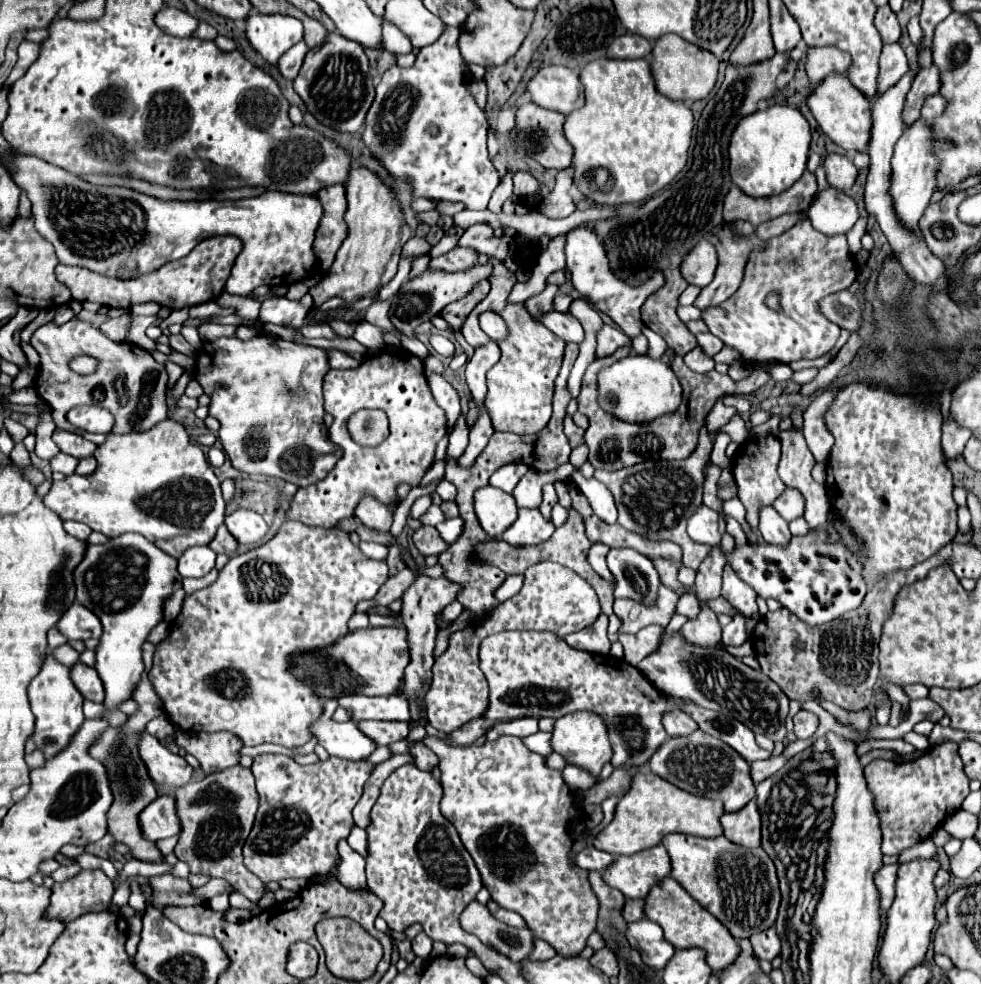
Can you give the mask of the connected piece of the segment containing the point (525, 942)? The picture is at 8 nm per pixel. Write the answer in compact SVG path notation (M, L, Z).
M472 901L460 913L460 925L464 931L476 935L484 945L500 951L512 961L524 961L534 949L534 935L528 927L508 927L502 921L494 919L486 905Z

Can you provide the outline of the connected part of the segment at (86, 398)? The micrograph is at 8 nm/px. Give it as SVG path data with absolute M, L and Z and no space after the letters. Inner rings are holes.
M70 319L68 323L56 327L54 323L48 323L40 329L34 331L30 343L38 349L40 353L40 373L38 373L38 379L36 379L36 389L38 395L42 397L50 407L52 407L52 419L56 423L58 429L64 429L64 431L70 431L72 425L66 421L66 413L76 407L76 405L100 405L100 407L106 407L112 415L114 415L114 427L112 431L114 433L128 433L128 431L146 431L150 427L154 427L156 423L164 421L168 415L166 415L166 383L168 383L168 375L166 375L166 369L162 363L158 363L148 351L140 349L136 345L132 345L127 342L115 342L99 332L96 328L92 327L92 323L88 321L80 321L80 319ZM66 327L72 327L70 331L70 341L68 341L68 335L66 335ZM76 355L88 355L95 359L98 359L98 369L94 372L94 375L76 375L74 371L68 369L68 361Z

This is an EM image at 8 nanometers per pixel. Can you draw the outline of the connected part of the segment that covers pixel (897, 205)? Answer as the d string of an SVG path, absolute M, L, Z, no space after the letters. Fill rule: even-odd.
M916 121L912 127L908 127L904 131L904 135L898 139L898 143L894 147L892 175L890 175L890 189L888 189L888 195L892 195L892 207L898 213L896 217L900 219L900 223L904 223L904 227L908 227L908 231L916 231L916 235L920 235L918 221L920 221L920 217L922 217L924 209L928 207L930 197L934 193L936 163L938 161L932 155L932 141L930 141L928 123Z

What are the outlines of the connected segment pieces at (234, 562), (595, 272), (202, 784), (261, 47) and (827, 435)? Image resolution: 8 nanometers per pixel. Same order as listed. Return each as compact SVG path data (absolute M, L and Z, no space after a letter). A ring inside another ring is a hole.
M298 521L282 523L278 533L270 541L262 543L256 549L250 549L248 553L230 557L228 563L224 565L224 569L220 571L218 579L212 585L208 585L208 587L204 587L204 589L200 589L200 591L196 591L192 595L186 595L182 611L176 617L176 621L172 623L168 637L156 645L154 669L150 669L148 679L150 679L156 695L160 695L160 701L162 701L162 707L164 707L168 719L174 725L178 725L182 731L192 733L192 735L196 735L196 733L218 733L218 731L234 733L236 737L242 739L242 743L246 747L254 747L254 745L260 745L260 743L276 743L276 745L282 745L282 747L288 747L288 749L298 749L298 747L306 745L312 739L312 735L308 731L308 725L322 713L322 703L320 703L318 697L314 697L310 693L312 689L302 679L296 679L294 675L288 673L290 663L286 663L286 657L294 649L308 651L308 649L326 647L326 645L334 643L336 639L340 639L342 635L346 635L348 633L348 625L346 623L354 615L356 605L360 601L364 601L364 599L372 599L378 593L380 585L384 585L386 579L388 579L388 565L386 565L386 561L374 561L374 559L368 559L366 555L362 555L358 545L354 545L350 541L350 533L346 533L342 529L308 527L308 525L302 525ZM236 671L244 679L236 679Z
M578 227L566 235L564 253L566 253L566 271L570 273L572 285L578 291L578 295L584 297L596 311L608 315L628 337L640 335L640 331L644 327L644 323L640 319L640 307L646 301L646 297L650 297L654 291L664 287L664 283L666 283L664 273L654 271L652 277L648 277L648 281L642 285L626 283L622 277L618 277L610 269L610 259L608 259L604 241L592 229L586 229L586 227Z
M240 765L228 767L206 775L200 781L190 781L188 787L176 789L176 813L182 823L176 855L190 865L192 873L204 873L208 877L226 879L238 893L258 903L266 889L264 883L252 875L242 863L242 847L252 829L258 793L254 787L254 775Z
M252 13L246 19L246 37L268 63L276 65L286 49L302 41L302 23L290 15Z
M828 387L820 395L816 395L810 405L804 411L804 437L808 441L808 447L816 459L816 463L826 463L830 449L834 445L832 433L828 431L824 423L824 411L832 405L832 399L836 399L838 391L842 387Z

